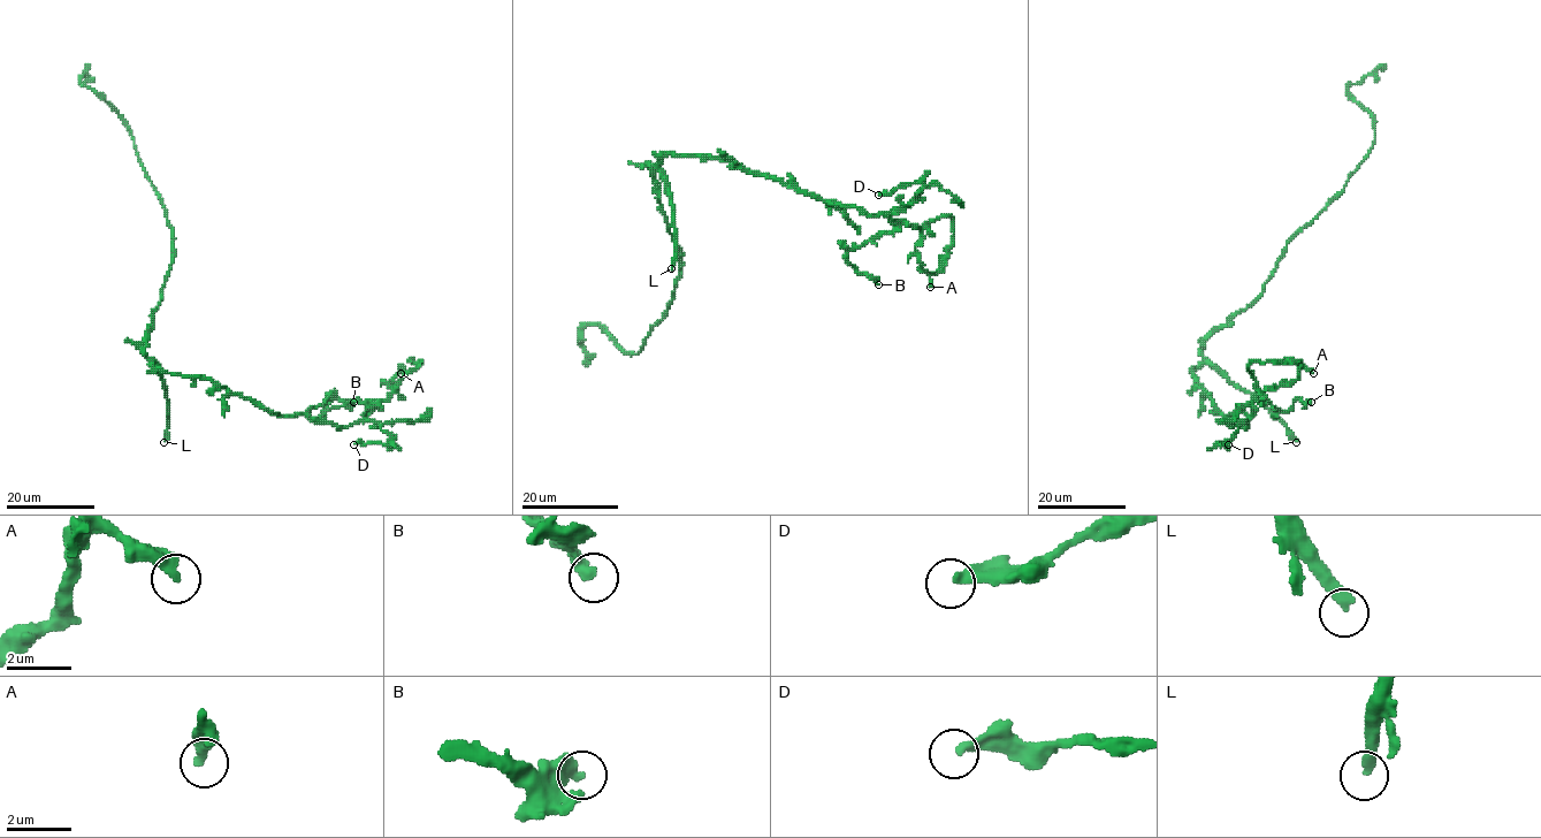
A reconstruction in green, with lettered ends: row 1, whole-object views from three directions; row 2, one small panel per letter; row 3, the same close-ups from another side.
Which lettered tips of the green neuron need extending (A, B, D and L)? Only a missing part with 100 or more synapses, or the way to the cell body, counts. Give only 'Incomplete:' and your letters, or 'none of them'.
Incomplete: L

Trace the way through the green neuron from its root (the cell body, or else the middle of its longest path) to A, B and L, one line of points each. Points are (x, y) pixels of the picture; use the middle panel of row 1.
A: (650, 167), (668, 154), (723, 157), (824, 200), (903, 220), (921, 230), (916, 253), (930, 287)
B: (650, 167), (668, 154), (723, 157), (824, 200), (901, 220), (847, 252), (847, 260), (878, 284)
L: (650, 167), (662, 174), (672, 200), (674, 261), (671, 268)

